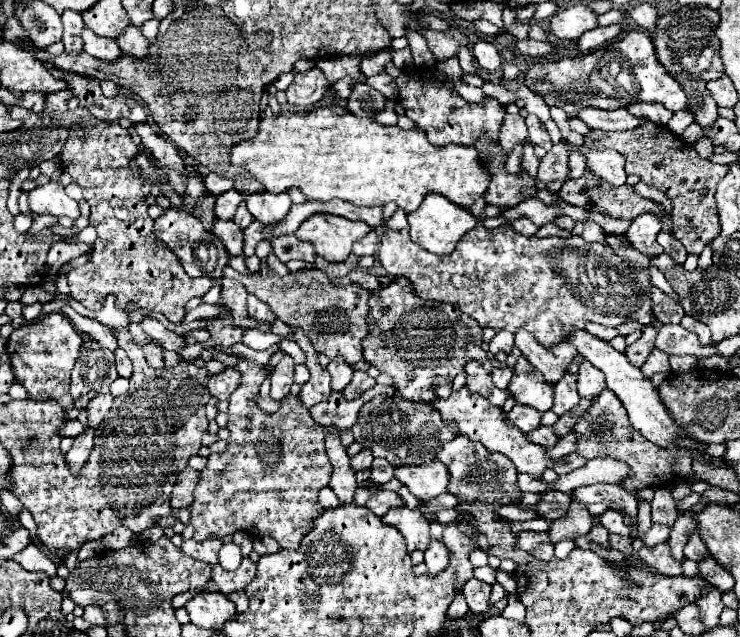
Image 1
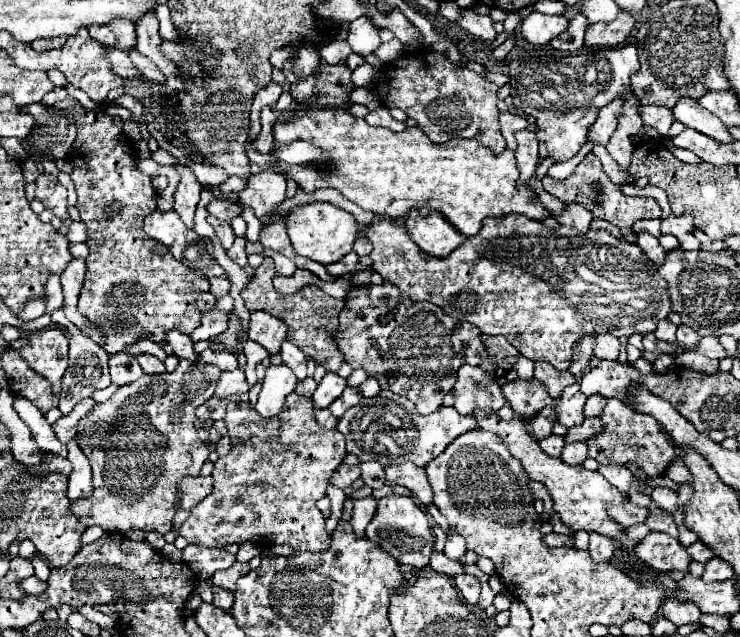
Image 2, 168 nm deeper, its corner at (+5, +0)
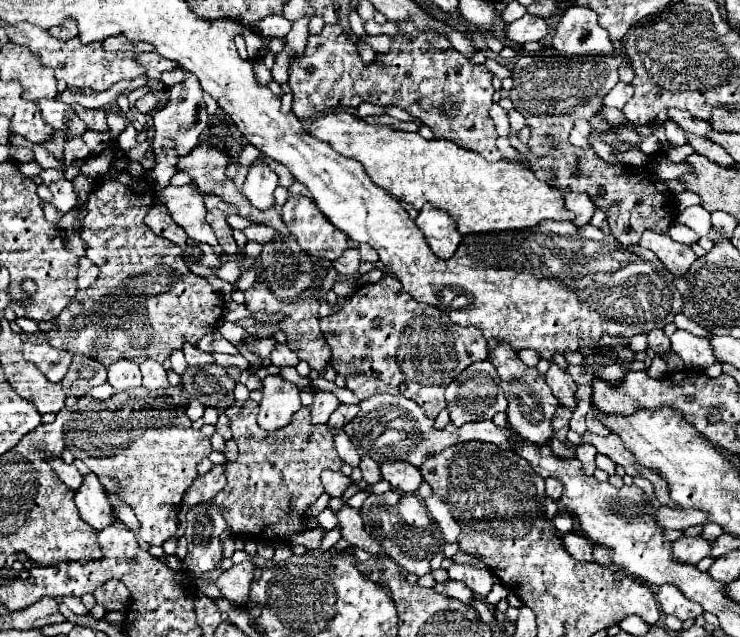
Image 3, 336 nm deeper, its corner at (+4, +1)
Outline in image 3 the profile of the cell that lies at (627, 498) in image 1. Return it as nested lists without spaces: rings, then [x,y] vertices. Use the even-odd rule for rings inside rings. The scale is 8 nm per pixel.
[[[661,506],[657,510],[657,514],[655,514],[655,520],[663,528],[683,530],[683,528],[689,528],[689,526],[703,526],[707,522],[707,516],[703,516],[703,512],[695,512],[695,508],[679,510],[679,508],[665,508],[665,506]]]

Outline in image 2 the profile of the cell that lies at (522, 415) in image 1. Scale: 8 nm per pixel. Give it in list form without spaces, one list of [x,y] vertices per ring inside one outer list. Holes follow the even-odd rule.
[[[546,407],[546,409],[542,409],[542,413],[536,413],[536,417],[530,417],[530,421],[526,421],[526,425],[536,439],[544,439],[552,433],[552,423],[554,421],[556,421],[554,409]]]

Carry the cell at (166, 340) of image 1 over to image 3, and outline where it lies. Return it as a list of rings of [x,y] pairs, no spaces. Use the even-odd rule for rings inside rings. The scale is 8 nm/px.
[[[185,344],[183,354],[187,356],[187,364],[189,366],[207,366],[207,364],[213,364],[215,362],[211,354],[205,354],[205,352],[201,352],[199,348],[195,348],[191,344]]]

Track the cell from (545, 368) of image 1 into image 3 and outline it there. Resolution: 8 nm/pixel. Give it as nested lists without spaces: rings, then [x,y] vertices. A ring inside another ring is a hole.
[[[551,364],[551,368],[547,370],[545,378],[547,378],[547,384],[549,384],[551,392],[559,400],[559,404],[569,408],[569,410],[575,410],[575,390],[577,390],[577,384],[571,378],[571,374],[561,370],[557,364]]]

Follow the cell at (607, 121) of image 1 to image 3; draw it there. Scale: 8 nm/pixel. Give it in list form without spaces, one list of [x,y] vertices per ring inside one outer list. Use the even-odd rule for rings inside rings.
[[[677,108],[669,110],[669,118],[673,118],[685,132],[691,132],[691,134],[697,134],[697,136],[707,136],[707,132],[711,130],[709,122],[703,122],[703,120],[691,116],[689,112],[683,112],[683,110],[677,110]]]

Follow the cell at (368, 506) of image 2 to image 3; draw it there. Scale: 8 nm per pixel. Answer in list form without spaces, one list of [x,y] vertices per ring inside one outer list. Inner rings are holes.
[[[343,506],[337,512],[337,520],[339,520],[339,528],[341,528],[341,538],[345,538],[351,546],[361,548],[369,554],[381,554],[383,548],[379,542],[375,542],[363,528],[363,520],[359,516],[359,510],[351,508],[351,506]]]

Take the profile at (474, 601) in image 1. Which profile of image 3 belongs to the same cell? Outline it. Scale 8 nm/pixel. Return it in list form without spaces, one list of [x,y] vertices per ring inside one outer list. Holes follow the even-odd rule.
[[[453,564],[449,568],[451,580],[461,580],[465,582],[475,598],[485,598],[493,584],[497,582],[495,574],[487,566],[475,566],[475,564]]]

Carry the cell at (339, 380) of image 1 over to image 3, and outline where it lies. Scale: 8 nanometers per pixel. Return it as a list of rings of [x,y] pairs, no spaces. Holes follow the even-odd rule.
[[[317,390],[313,394],[313,406],[311,406],[311,422],[313,424],[327,424],[331,412],[339,406],[339,400],[331,392]]]

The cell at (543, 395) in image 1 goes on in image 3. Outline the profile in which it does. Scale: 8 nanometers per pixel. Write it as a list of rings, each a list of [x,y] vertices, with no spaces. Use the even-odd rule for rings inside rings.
[[[501,342],[499,346],[489,350],[489,362],[497,368],[501,376],[501,384],[507,396],[507,424],[525,440],[535,444],[545,444],[551,440],[551,416],[555,414],[555,408],[559,408],[559,400],[551,394],[545,376],[539,374],[535,368],[527,368],[517,352],[507,344]]]

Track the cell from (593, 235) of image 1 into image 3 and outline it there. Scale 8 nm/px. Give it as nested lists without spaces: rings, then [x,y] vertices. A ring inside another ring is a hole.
[[[567,192],[565,194],[565,206],[575,212],[575,226],[585,226],[589,224],[593,212],[595,212],[595,204],[587,194],[579,194],[579,192]]]

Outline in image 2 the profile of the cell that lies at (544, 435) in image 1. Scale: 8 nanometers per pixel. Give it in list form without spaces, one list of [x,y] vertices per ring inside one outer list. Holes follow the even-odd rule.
[[[552,433],[550,437],[540,439],[540,441],[538,441],[538,445],[542,447],[542,451],[544,451],[544,453],[558,457],[558,455],[560,455],[560,451],[562,451],[562,447],[564,447],[564,437],[560,437],[560,435],[554,435],[554,433]]]

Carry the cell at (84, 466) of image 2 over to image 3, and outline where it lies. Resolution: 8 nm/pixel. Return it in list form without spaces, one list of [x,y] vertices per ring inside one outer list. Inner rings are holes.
[[[95,474],[85,476],[83,486],[75,492],[75,504],[79,508],[79,516],[95,530],[103,530],[115,522],[113,508]]]

